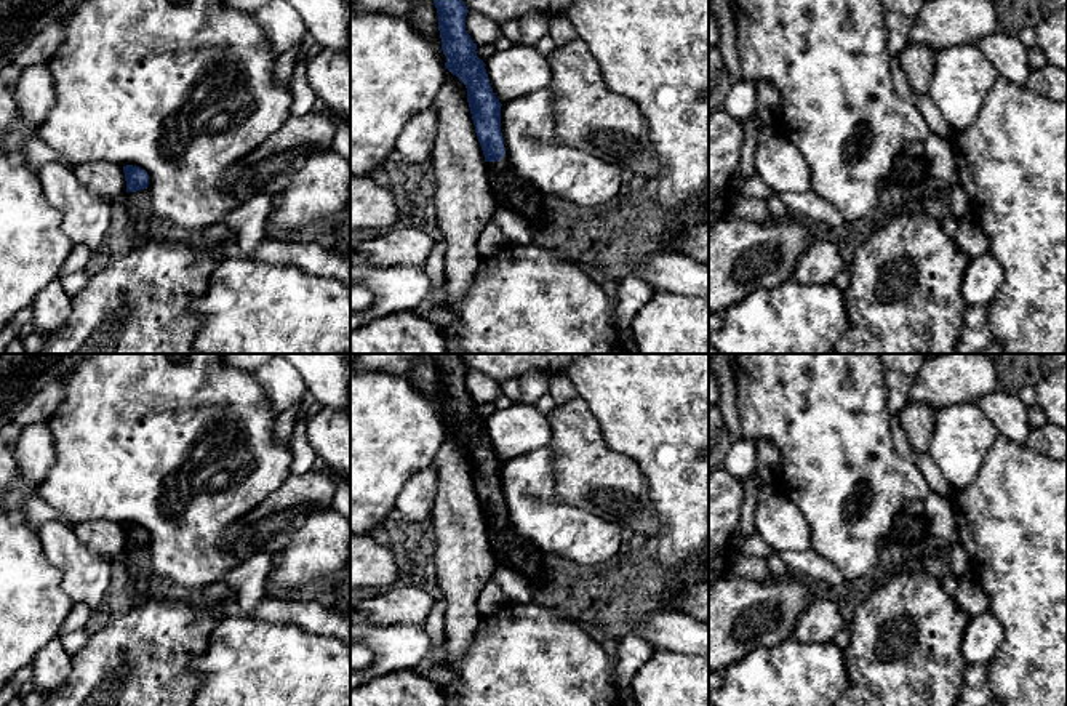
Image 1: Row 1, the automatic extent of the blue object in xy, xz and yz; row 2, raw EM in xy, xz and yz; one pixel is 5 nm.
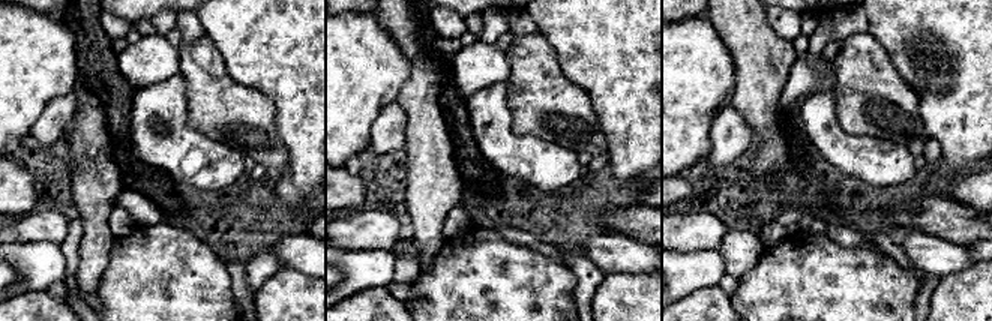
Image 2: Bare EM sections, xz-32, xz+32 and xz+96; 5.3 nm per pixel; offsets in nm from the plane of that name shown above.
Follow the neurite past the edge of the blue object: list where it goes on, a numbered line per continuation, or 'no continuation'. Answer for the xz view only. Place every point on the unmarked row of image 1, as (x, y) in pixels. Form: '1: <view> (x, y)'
1: xz (511, 549)

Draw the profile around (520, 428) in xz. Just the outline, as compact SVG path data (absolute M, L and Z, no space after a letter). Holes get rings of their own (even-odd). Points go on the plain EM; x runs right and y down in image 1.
M514 402L485 421L494 455L501 463L550 442L547 415L534 403Z

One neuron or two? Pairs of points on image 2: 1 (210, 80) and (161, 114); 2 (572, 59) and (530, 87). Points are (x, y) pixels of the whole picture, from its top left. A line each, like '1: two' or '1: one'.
1: two
2: two

